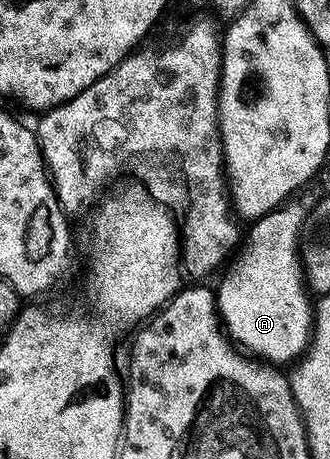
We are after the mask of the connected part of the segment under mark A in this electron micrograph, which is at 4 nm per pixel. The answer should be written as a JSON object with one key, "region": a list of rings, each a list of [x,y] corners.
{"region":[[[288,202],[273,209],[269,214],[254,221],[248,227],[251,228],[248,232],[246,229],[243,253],[241,248],[234,257],[235,265],[231,269],[226,269],[227,277],[220,282],[219,288],[217,287],[217,311],[230,339],[240,349],[248,348],[259,355],[260,361],[270,362],[275,366],[284,366],[283,364],[287,363],[290,365],[298,361],[306,352],[313,331],[313,300],[305,283],[301,259],[301,233],[305,228],[305,208],[303,212],[302,206],[295,203]]]}

